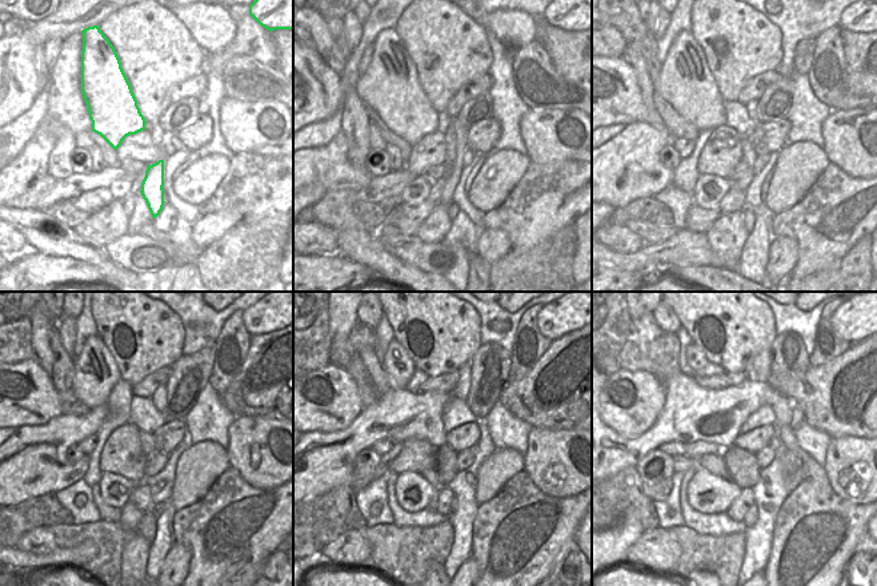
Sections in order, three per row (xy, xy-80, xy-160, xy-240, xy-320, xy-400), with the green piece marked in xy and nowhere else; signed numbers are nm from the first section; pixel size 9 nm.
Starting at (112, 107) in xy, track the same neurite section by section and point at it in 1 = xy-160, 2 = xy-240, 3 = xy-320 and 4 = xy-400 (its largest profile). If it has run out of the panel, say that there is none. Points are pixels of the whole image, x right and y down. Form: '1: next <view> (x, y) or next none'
1: next xy-160 (685, 81)
2: next xy-240 (95, 373)
3: next xy-320 (399, 366)
4: next xy-400 (695, 357)

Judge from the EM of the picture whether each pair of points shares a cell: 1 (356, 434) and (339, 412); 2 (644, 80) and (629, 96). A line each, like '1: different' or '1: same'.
1: different
2: different

